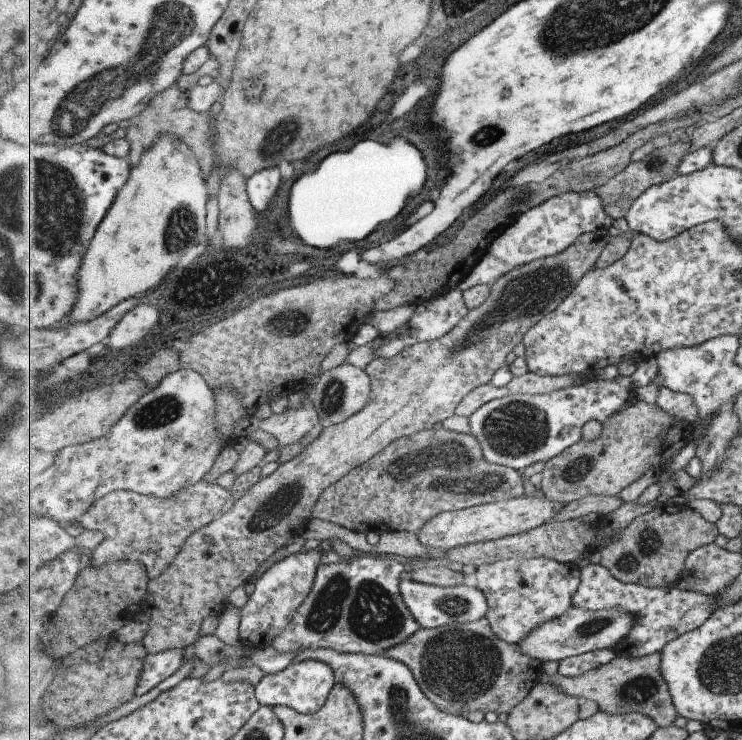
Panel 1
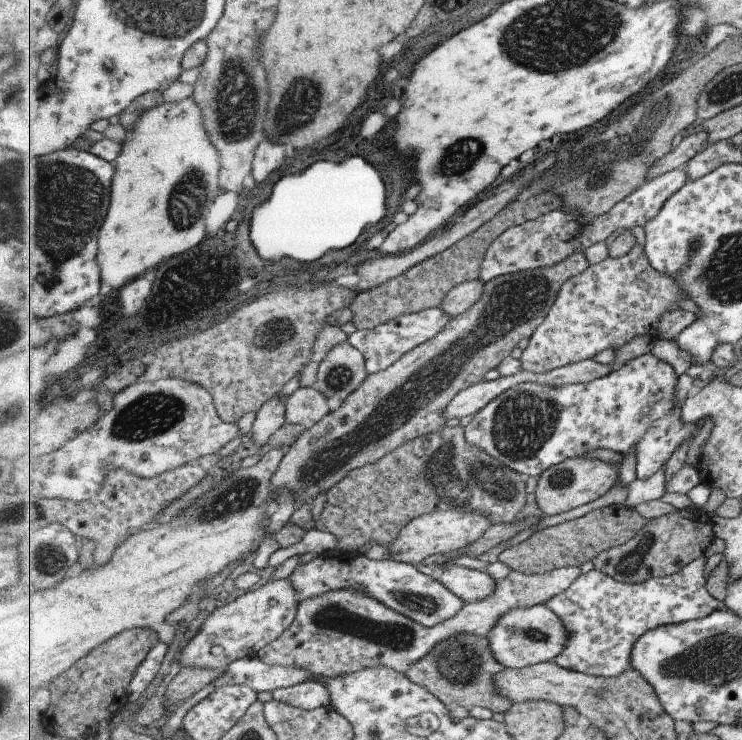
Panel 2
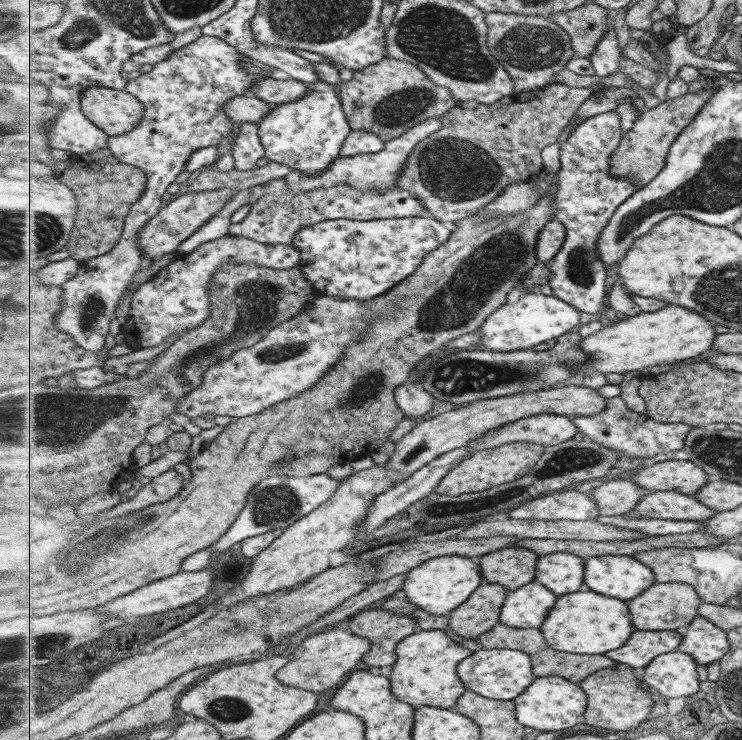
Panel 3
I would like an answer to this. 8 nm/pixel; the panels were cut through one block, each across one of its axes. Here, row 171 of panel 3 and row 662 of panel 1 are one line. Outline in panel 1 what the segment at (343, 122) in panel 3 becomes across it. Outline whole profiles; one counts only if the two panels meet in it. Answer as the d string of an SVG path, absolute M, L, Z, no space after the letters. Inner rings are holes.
M304 660L290 664L285 670L266 673L256 686L261 705L289 706L303 715L315 714L326 702L335 686L335 674L327 664L318 660Z

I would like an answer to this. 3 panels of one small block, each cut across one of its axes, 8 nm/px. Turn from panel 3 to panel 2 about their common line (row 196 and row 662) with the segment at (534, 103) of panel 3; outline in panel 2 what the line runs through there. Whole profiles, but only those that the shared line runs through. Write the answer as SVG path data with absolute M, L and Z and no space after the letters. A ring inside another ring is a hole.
M457 635L445 643L439 643L429 655L415 663L406 675L446 705L457 704L467 710L482 706L491 712L506 713L514 704L498 693L493 680L505 667L493 656L487 637Z

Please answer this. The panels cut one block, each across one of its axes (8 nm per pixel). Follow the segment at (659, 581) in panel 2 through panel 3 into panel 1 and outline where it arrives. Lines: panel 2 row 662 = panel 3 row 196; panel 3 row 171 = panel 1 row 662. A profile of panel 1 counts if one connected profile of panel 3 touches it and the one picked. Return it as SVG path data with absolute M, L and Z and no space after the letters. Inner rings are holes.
M600 563L589 564L582 569L582 580L578 592L575 592L573 596L573 606L590 610L623 608L635 614L635 627L631 630L631 635L627 636L623 642L619 642L615 648L589 651L565 658L557 662L556 672L561 676L575 678L600 666L605 666L620 656L635 658L662 652L671 640L701 627L717 611L713 598L715 595L709 596L709 594L693 592L693 590L679 590L677 583L665 588L626 583L619 580L614 573Z

